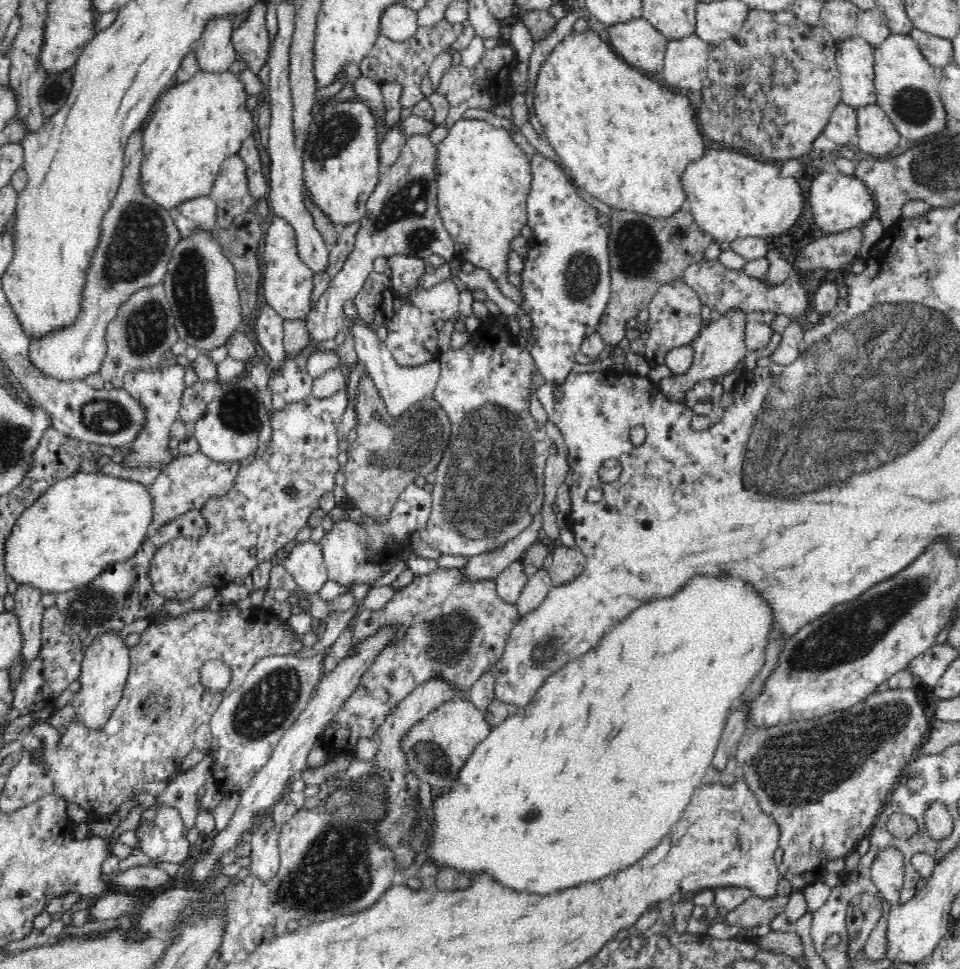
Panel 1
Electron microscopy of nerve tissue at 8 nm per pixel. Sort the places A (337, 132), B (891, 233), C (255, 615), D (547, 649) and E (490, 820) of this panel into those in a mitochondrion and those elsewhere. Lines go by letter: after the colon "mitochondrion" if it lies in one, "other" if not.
A: mitochondrion
B: other
C: other
D: mitochondrion
E: other

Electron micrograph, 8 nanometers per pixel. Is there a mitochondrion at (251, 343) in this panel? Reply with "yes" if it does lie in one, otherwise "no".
no

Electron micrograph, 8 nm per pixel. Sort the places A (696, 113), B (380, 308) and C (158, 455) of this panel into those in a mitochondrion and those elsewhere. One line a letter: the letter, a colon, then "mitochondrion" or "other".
A: other
B: other
C: other

